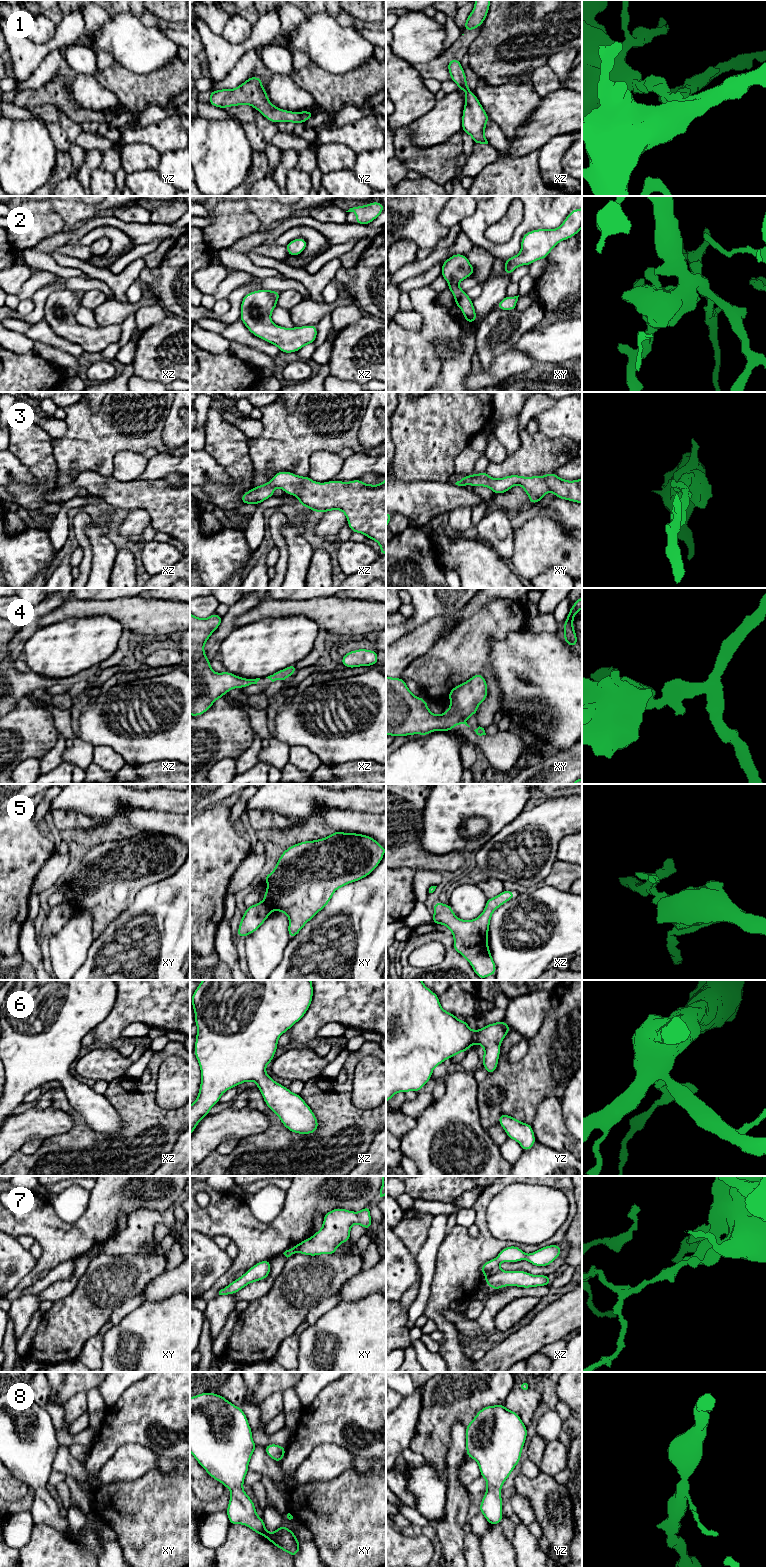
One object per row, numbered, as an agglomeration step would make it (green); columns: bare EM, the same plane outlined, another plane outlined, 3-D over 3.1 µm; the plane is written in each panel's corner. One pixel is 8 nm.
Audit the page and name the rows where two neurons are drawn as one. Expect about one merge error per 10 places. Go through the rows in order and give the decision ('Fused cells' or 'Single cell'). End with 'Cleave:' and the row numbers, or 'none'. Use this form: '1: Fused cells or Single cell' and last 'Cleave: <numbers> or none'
1: Single cell
2: Single cell
3: Single cell
4: Single cell
5: Single cell
6: Single cell
7: Fused cells
8: Single cell
Cleave: 7

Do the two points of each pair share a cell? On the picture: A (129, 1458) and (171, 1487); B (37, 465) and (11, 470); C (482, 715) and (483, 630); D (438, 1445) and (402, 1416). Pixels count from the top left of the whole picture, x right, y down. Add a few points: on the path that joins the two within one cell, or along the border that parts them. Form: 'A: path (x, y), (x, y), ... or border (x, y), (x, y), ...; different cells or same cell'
A: border (172, 1471), (164, 1473), (149, 1470), (127, 1482); different cells
B: border (10, 451), (34, 477), (42, 482); different cells
C: path (492, 694), (491, 680), (481, 664), (481, 651); same cell
D: border (421, 1405), (416, 1433), (408, 1447); different cells

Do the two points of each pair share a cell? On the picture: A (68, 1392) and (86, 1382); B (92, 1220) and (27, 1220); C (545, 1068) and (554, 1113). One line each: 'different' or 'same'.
A: same
B: same
C: different

